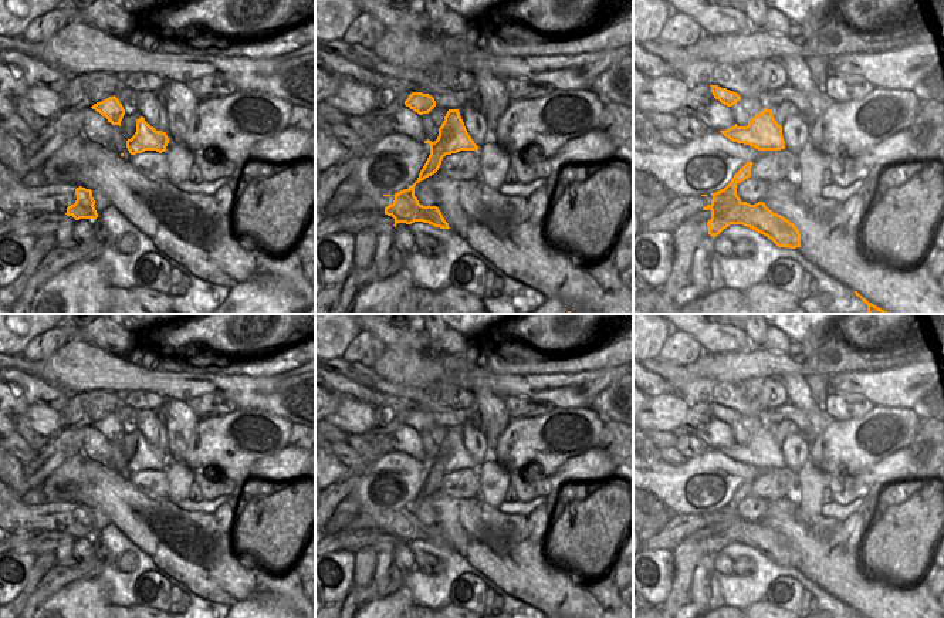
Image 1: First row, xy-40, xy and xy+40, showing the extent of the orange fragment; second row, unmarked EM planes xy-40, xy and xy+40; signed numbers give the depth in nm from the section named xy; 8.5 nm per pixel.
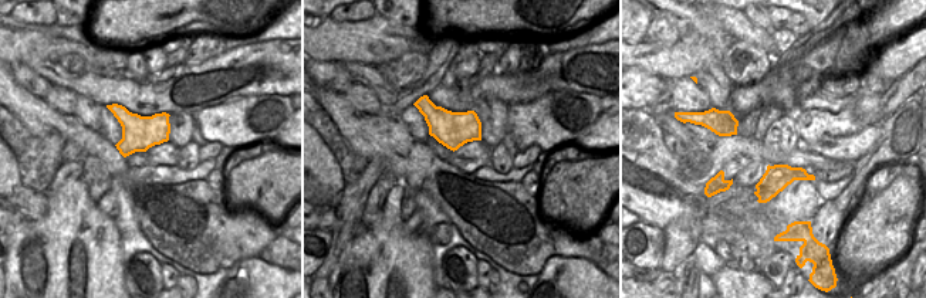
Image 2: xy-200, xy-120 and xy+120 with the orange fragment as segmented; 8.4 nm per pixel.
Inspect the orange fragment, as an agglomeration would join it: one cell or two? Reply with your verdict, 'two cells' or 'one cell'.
two cells

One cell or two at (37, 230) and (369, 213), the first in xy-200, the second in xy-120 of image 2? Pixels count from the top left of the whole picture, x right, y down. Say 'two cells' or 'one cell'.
two cells

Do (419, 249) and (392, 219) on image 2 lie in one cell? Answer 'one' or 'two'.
one

